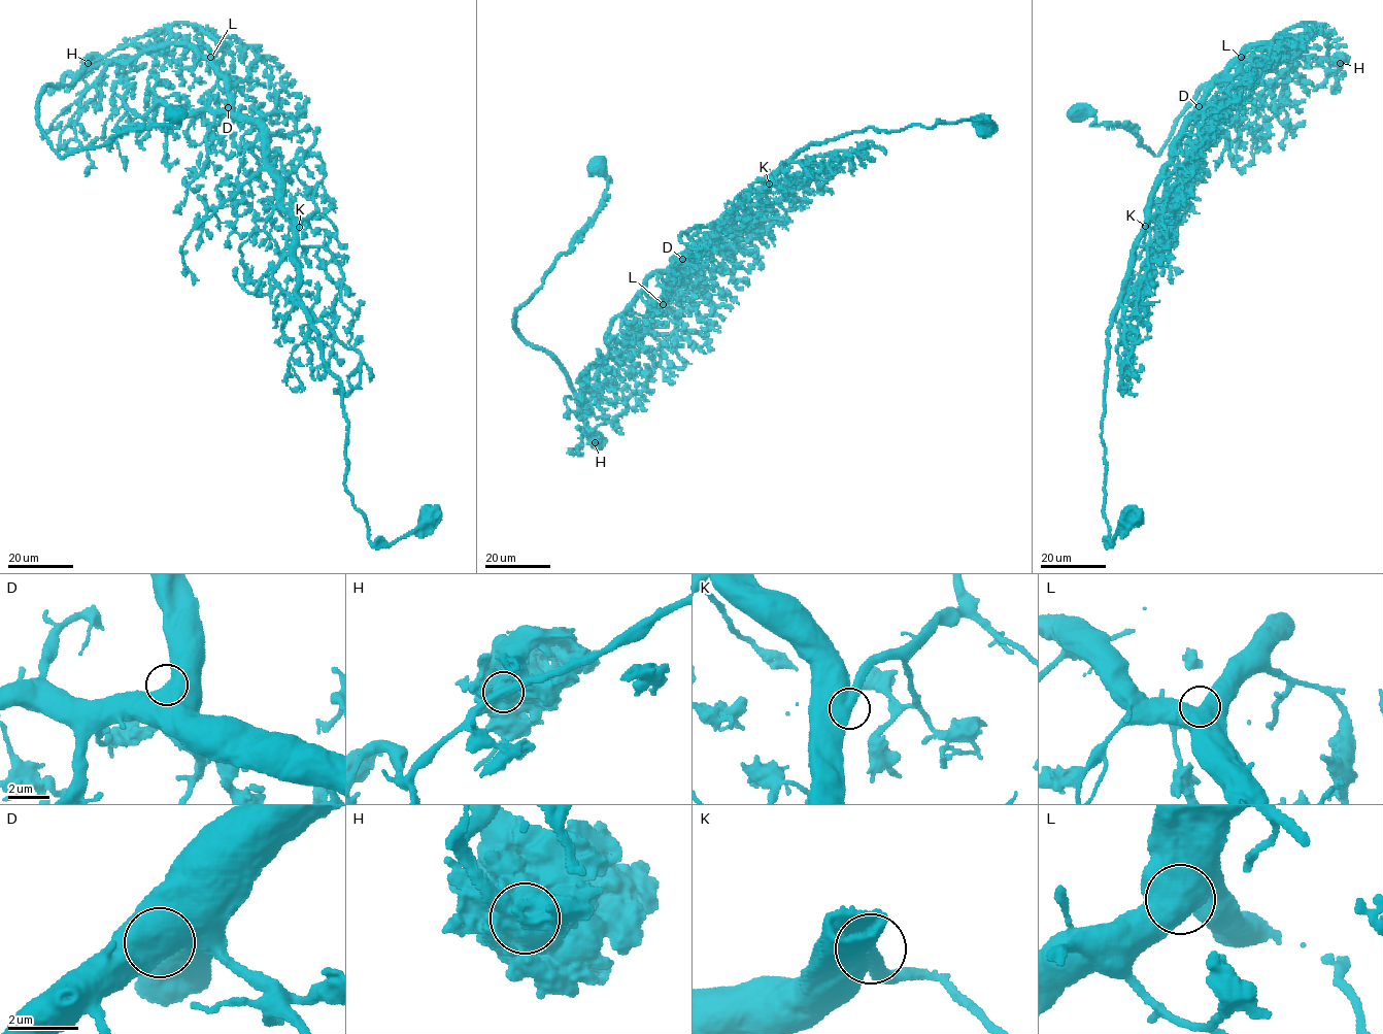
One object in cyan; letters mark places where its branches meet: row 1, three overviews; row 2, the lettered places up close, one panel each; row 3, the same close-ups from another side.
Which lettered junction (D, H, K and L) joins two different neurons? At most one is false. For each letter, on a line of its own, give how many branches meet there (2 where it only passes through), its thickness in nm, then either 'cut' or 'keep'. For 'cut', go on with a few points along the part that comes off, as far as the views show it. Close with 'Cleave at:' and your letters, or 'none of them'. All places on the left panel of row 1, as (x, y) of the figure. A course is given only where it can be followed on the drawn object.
D: 1 | 800 nm | keep
H: 1 | 1500 nm | cut | (88, 63), (39, 99), (38, 127), (61, 159), (125, 132), (176, 128), (181, 118), (166, 113)
K: 1 | 800 nm | keep
L: 1 | 850 nm | keep
Cleave at: H

